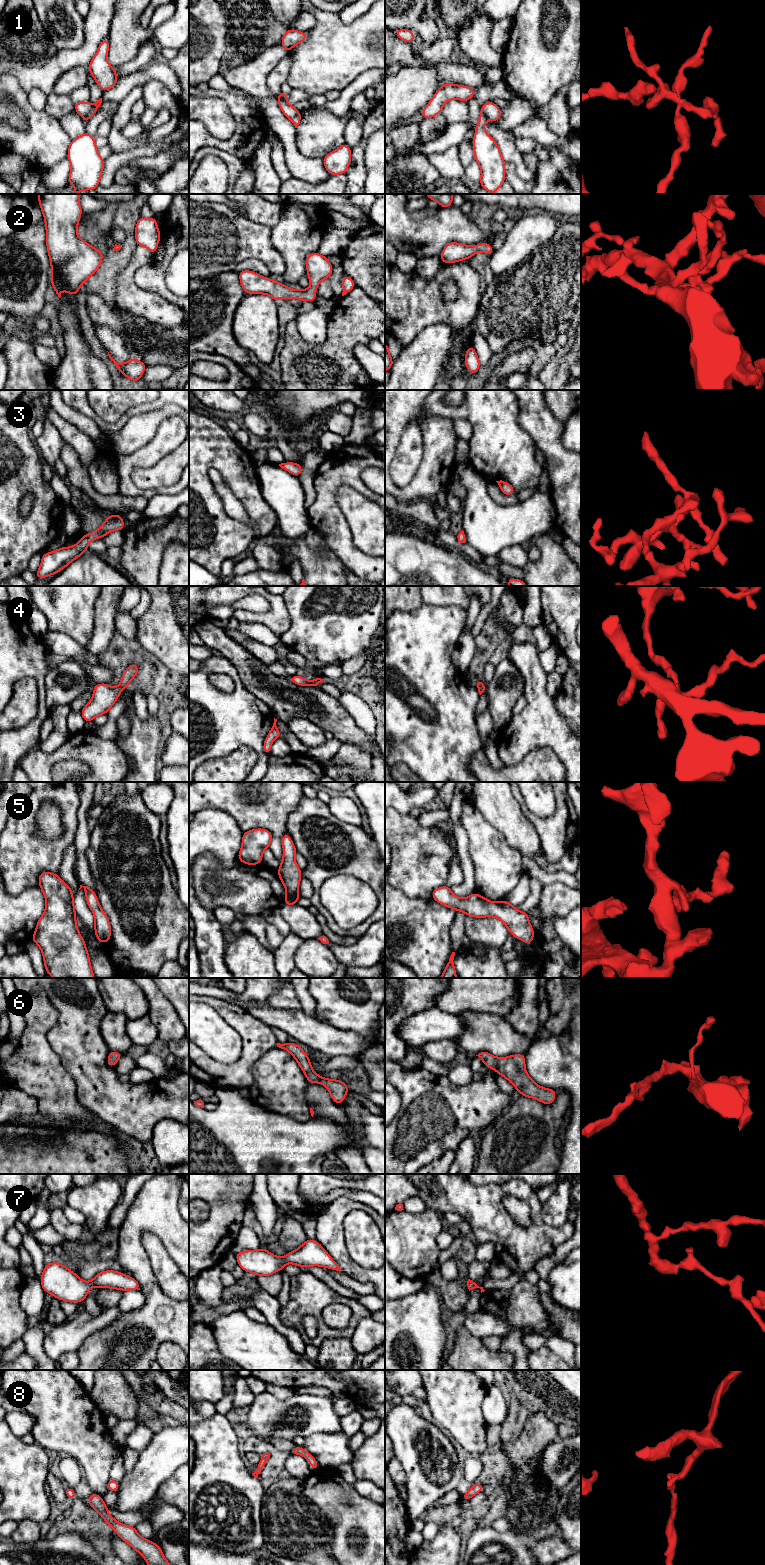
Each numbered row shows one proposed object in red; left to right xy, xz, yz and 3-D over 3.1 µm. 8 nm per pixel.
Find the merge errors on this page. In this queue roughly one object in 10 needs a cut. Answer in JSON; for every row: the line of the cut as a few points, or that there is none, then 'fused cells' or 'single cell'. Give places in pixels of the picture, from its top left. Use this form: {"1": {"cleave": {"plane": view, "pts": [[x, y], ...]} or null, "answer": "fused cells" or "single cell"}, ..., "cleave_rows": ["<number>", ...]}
{"1": {"cleave": {"plane": "xy", "pts": [[92, 105], [89, 113], [83, 118]]}, "answer": "fused cells"}, "2": {"cleave": null, "answer": "single cell"}, "3": {"cleave": null, "answer": "single cell"}, "4": {"cleave": null, "answer": "single cell"}, "5": {"cleave": null, "answer": "single cell"}, "6": {"cleave": null, "answer": "single cell"}, "7": {"cleave": null, "answer": "single cell"}, "8": {"cleave": null, "answer": "single cell"}, "cleave_rows": ["1"]}

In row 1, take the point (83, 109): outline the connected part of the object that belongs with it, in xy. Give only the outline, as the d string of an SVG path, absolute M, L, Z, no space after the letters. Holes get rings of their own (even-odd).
M77 102L74 103L75 112L82 118L86 118L91 111L92 104L90 102Z

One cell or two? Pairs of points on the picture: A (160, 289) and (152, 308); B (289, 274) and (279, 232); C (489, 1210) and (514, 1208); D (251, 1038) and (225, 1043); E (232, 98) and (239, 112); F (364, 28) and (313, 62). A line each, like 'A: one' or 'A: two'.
A: two
B: one
C: two
D: two
E: one
F: one

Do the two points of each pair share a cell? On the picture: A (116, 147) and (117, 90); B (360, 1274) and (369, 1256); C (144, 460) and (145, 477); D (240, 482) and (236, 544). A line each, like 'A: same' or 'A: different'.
A: different
B: different
C: different
D: same

